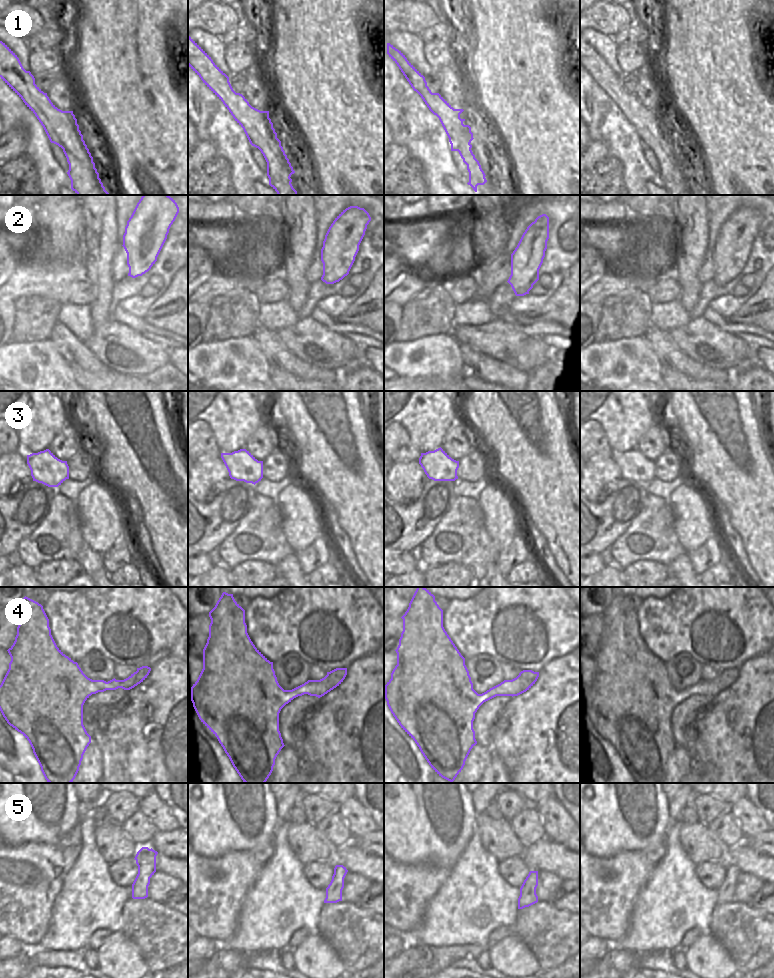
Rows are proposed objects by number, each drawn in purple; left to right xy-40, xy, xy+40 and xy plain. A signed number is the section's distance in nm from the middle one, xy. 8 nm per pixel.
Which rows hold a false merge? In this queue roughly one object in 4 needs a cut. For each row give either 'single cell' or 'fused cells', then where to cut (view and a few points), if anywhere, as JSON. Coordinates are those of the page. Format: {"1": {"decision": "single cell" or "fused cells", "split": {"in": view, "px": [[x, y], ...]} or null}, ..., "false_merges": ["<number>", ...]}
{"1": {"decision": "single cell", "split": null}, "2": {"decision": "single cell", "split": null}, "3": {"decision": "single cell", "split": null}, "4": {"decision": "single cell", "split": null}, "5": {"decision": "single cell", "split": null}, "false_merges": []}

